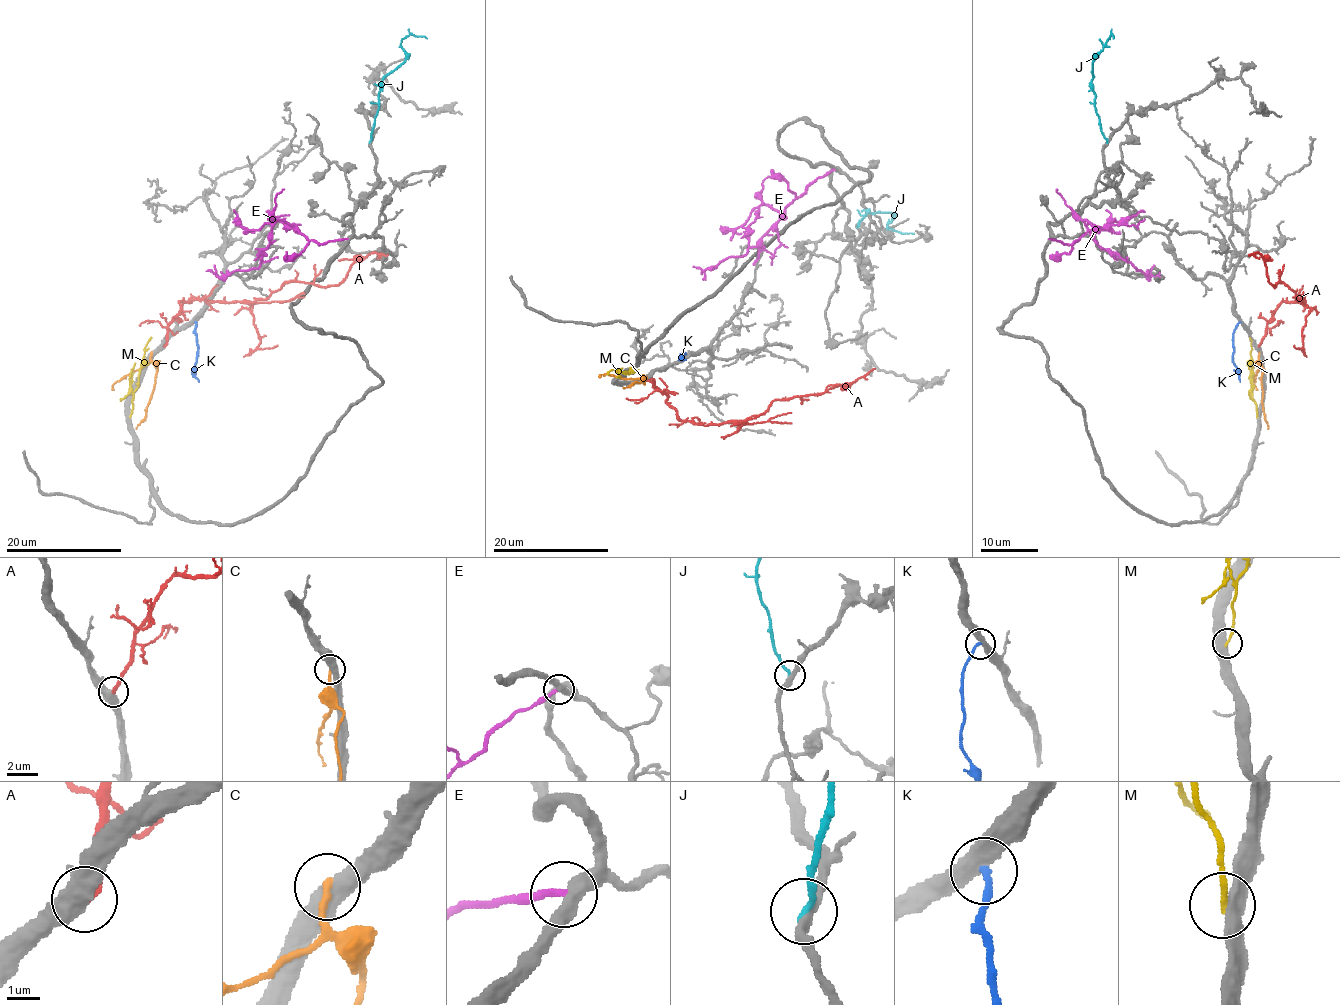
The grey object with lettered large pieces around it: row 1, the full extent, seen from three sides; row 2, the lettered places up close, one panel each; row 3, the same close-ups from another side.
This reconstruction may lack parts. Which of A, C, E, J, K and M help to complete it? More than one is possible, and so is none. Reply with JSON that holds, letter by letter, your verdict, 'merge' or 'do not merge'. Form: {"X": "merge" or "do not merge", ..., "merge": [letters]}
{"A": "merge", "C": "do not merge", "E": "do not merge", "J": "do not merge", "K": "do not merge", "M": "do not merge", "merge": ["A"]}

